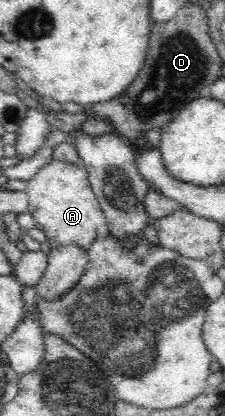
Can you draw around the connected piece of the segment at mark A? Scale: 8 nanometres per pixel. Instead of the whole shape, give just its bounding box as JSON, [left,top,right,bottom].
[26,159,107,253]

